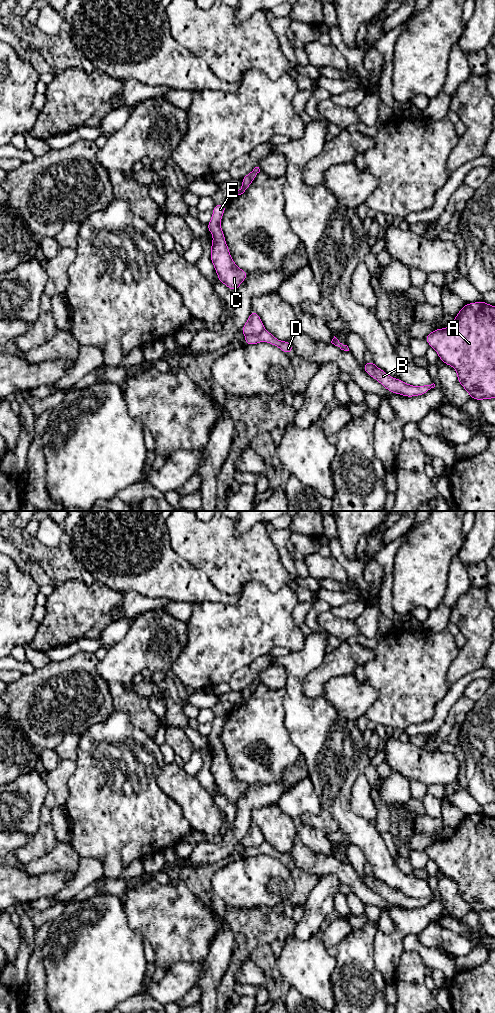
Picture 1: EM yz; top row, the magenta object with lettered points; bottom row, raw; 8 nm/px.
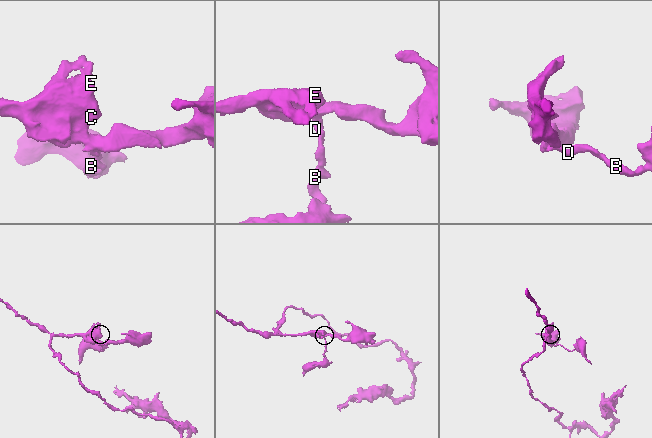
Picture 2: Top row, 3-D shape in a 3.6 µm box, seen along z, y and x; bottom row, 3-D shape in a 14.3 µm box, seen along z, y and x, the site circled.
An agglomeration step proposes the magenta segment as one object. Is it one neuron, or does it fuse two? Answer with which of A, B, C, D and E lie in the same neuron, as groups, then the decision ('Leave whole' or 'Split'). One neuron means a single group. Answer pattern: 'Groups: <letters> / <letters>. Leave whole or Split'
Groups: A B D / C E. Split

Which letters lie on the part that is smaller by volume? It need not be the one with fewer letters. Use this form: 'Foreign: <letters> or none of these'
Foreign: A, B, D

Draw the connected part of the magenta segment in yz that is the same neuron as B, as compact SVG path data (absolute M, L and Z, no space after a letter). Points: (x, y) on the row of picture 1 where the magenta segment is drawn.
M372 361L366 362L364 365L364 371L381 383L388 391L394 394L400 394L405 397L414 397L420 396L427 393L431 388L435 387L435 384L424 385L424 386L413 386L407 383L404 383L400 379L393 378L388 375L385 371L377 367Z

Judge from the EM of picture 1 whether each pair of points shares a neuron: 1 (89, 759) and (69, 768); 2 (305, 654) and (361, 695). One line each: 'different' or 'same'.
1: different
2: different

